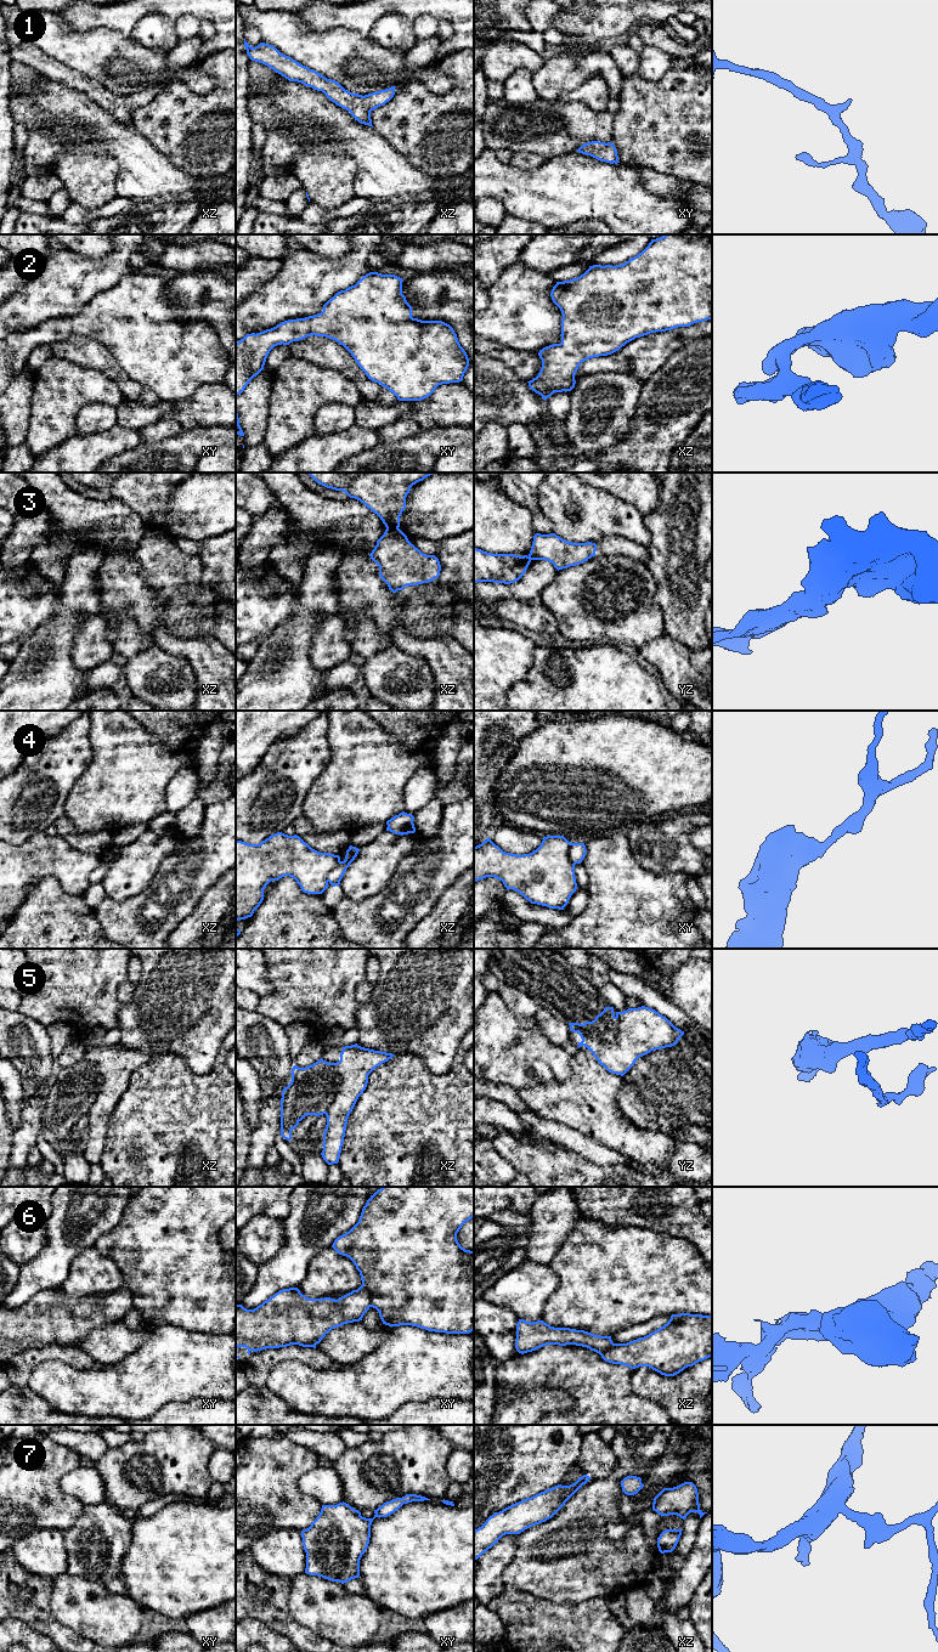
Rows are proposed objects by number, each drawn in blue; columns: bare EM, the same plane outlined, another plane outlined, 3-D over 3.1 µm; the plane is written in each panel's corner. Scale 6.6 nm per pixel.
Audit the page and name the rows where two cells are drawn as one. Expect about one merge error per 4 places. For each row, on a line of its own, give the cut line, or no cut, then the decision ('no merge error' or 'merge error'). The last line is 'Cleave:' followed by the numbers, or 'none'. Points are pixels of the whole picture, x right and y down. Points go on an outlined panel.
1: cut none; no merge error
2: cut none; no merge error
3: cut xz (397, 526), (386, 529); merge error
4: cut xy (570, 843), (569, 859), (574, 865); merge error
5: cut yz (619, 1012), (616, 1035), (611, 1040), (591, 1037), (571, 1023); merge error
6: cut xy (362, 1283), (371, 1295), (371, 1306); merge error
7: cut none; no merge error
Cleave: 3, 4, 5, 6

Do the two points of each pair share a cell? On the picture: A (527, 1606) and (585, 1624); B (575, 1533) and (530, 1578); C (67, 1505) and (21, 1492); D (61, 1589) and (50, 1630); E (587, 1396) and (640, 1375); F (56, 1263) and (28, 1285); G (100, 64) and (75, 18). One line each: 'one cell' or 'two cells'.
A: one cell
B: one cell
C: one cell
D: two cells
E: two cells
F: one cell
G: two cells

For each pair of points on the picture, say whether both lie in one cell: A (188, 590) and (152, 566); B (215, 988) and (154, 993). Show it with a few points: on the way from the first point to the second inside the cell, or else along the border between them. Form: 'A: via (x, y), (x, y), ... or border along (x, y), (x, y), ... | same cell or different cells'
A: via (180, 582), (164, 566), (160, 566) | same cell
B: via (201, 988), (196, 988), (191, 993), (169, 993) | same cell

